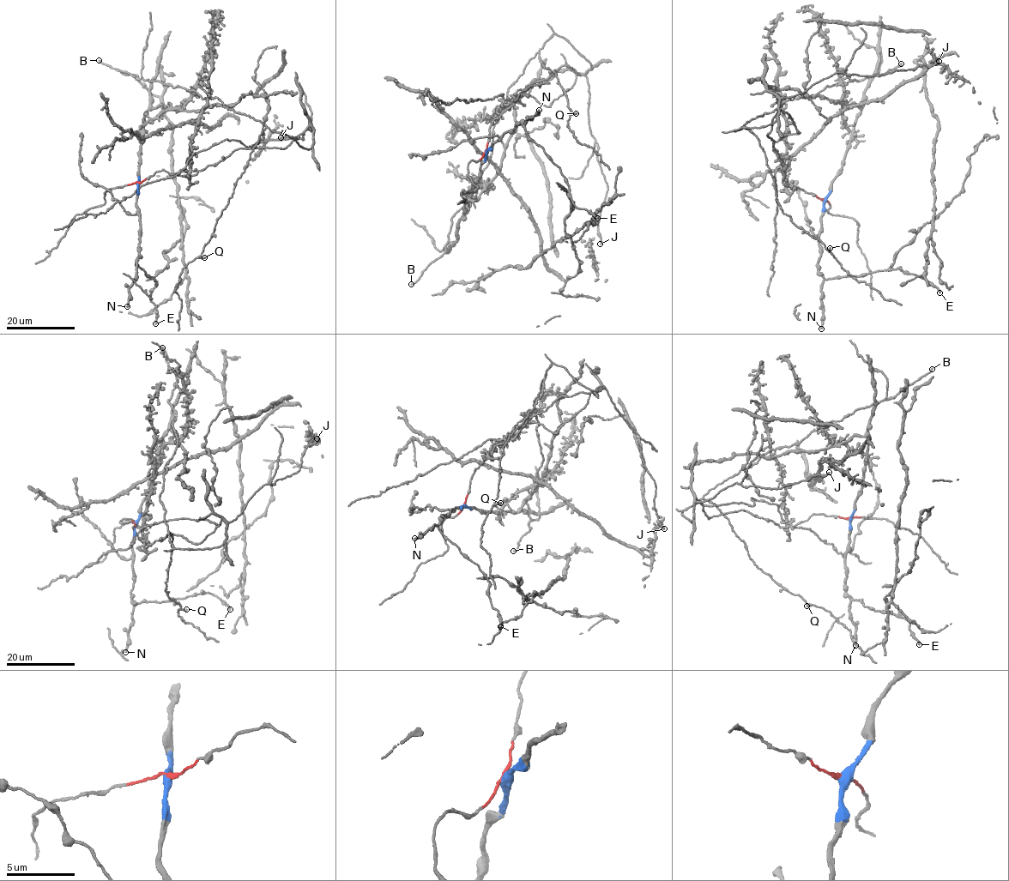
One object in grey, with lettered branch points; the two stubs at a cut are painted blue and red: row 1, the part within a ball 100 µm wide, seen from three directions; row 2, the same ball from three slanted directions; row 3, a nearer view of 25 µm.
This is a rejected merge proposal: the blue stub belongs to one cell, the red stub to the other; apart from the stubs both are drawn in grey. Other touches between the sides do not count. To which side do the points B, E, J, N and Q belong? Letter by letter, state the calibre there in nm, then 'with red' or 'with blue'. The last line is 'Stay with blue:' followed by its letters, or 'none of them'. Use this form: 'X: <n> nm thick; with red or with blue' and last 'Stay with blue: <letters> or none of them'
B: 200 nm thick; with red
E: 240 nm thick; with blue
J: 190 nm thick; with red
N: 240 nm thick; with blue
Q: 260 nm thick; with red
Stay with blue: E, N

